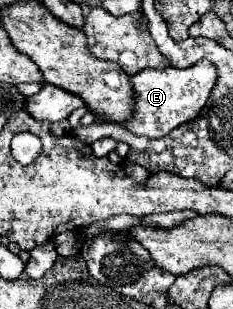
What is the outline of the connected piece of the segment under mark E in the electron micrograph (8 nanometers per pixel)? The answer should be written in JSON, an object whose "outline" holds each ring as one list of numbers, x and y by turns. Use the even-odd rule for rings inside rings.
{"outline":[[203,59,187,69,167,67,167,69,143,69,141,73,131,77,133,91,135,91,135,115,125,127,135,133,149,139,165,137,175,127,193,121,201,109,205,107,215,83,217,83,217,67]]}

